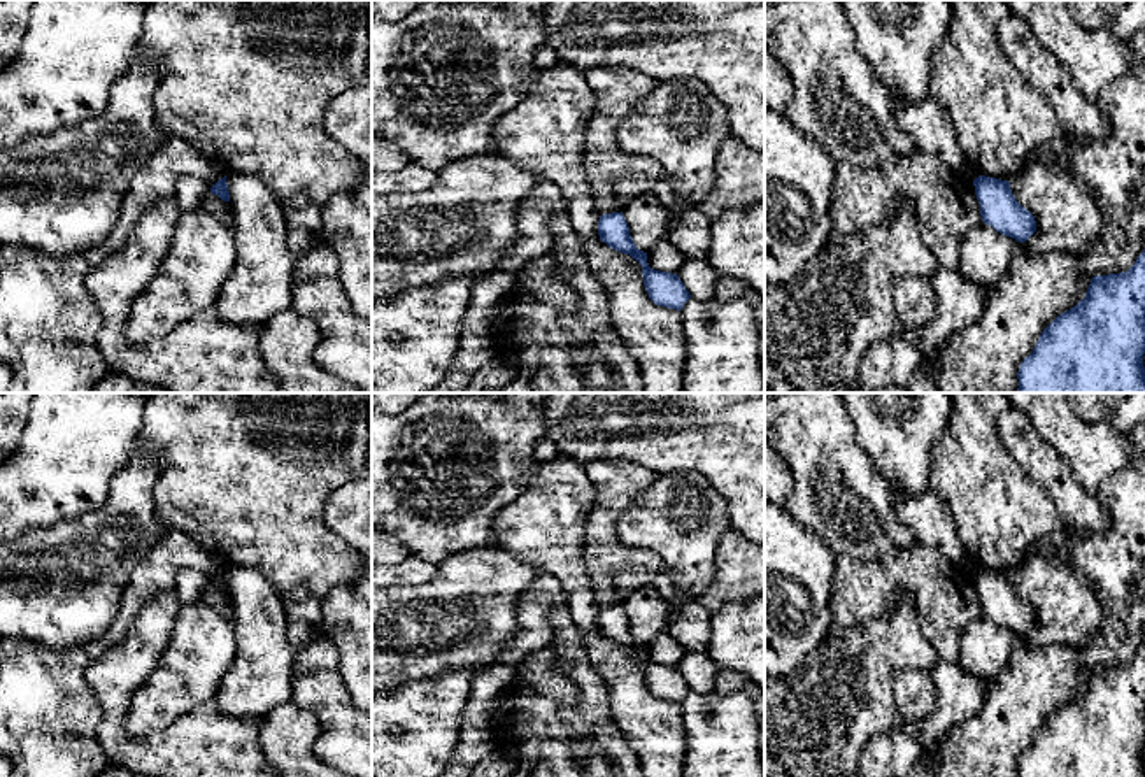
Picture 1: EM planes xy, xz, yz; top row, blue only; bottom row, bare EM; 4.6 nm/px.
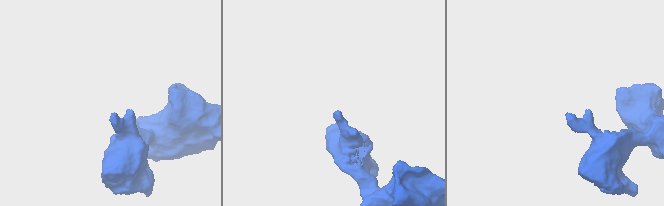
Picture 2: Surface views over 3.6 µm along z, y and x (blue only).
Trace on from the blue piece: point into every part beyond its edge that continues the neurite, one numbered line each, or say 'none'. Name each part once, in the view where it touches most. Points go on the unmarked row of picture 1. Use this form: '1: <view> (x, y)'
none

